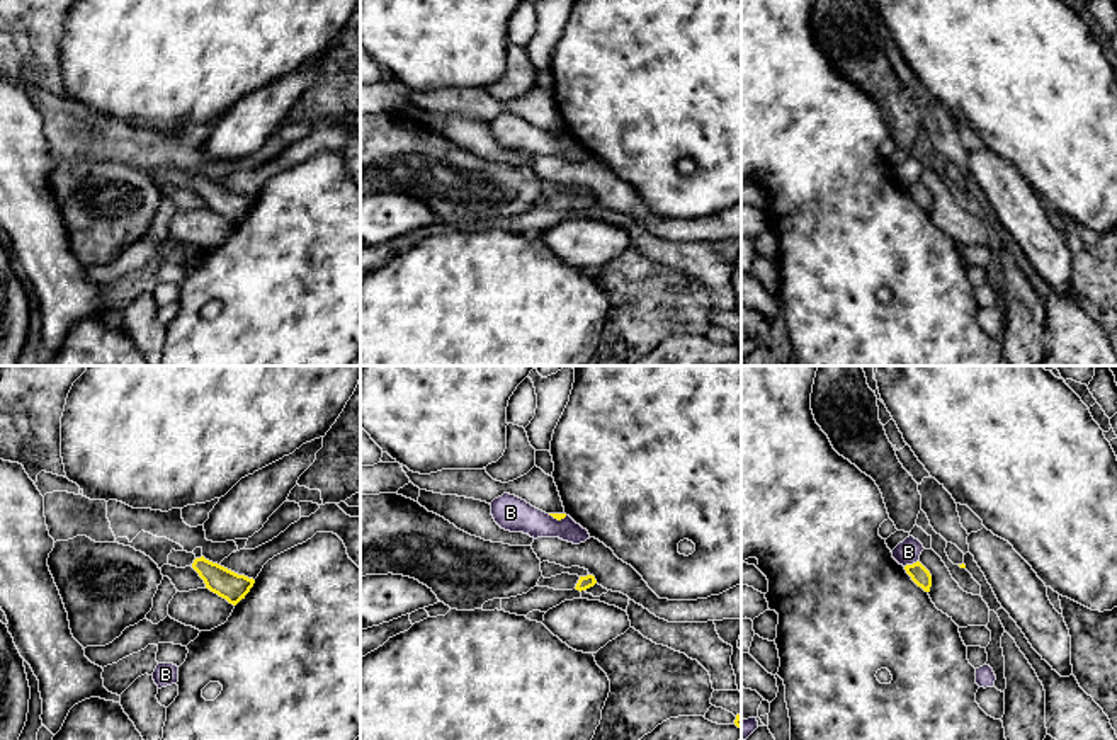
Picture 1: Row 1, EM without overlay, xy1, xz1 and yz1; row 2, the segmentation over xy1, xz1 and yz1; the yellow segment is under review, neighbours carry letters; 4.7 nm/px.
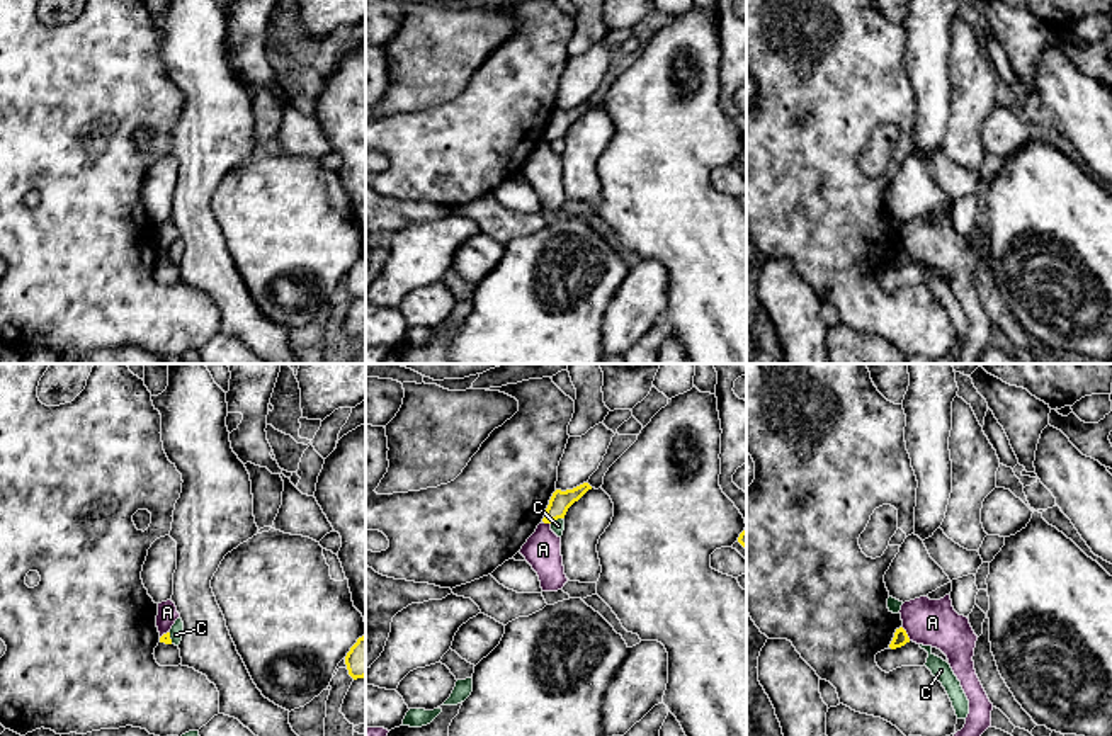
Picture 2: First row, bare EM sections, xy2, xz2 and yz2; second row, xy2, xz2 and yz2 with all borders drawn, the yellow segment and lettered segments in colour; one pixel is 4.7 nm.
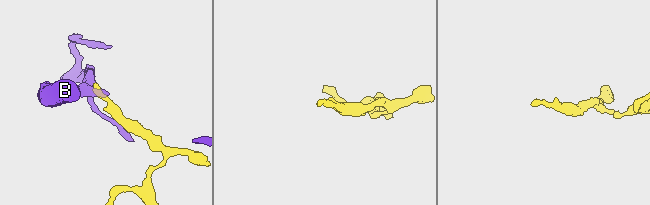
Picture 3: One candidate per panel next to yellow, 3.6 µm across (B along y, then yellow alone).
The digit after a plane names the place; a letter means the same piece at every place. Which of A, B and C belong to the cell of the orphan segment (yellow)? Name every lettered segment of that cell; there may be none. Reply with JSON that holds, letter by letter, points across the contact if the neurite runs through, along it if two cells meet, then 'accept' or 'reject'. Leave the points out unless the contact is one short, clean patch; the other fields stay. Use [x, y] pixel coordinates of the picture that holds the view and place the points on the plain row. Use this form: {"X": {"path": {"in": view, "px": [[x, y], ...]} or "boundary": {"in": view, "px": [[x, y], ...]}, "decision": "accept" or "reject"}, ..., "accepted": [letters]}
{"A": {"boundary": {"in": "yz2", "px": [[902, 247], [910, 259]]}, "decision": "reject"}, "B": {"boundary": {"in": "yz1", "px": [[918, 179], [905, 186]]}, "decision": "reject"}, "C": {"boundary": {"in": "xz2", "px": [[561, 136], [551, 143]]}, "decision": "reject"}, "accepted": []}

